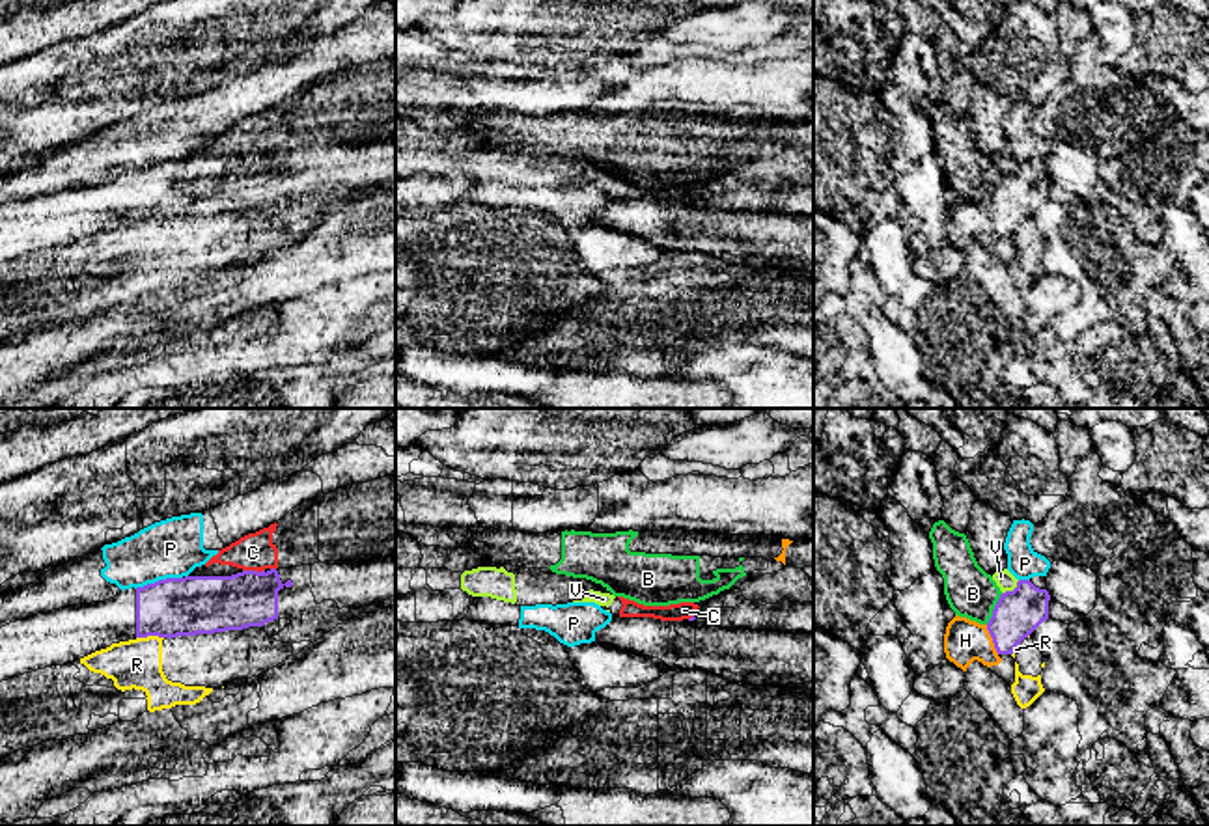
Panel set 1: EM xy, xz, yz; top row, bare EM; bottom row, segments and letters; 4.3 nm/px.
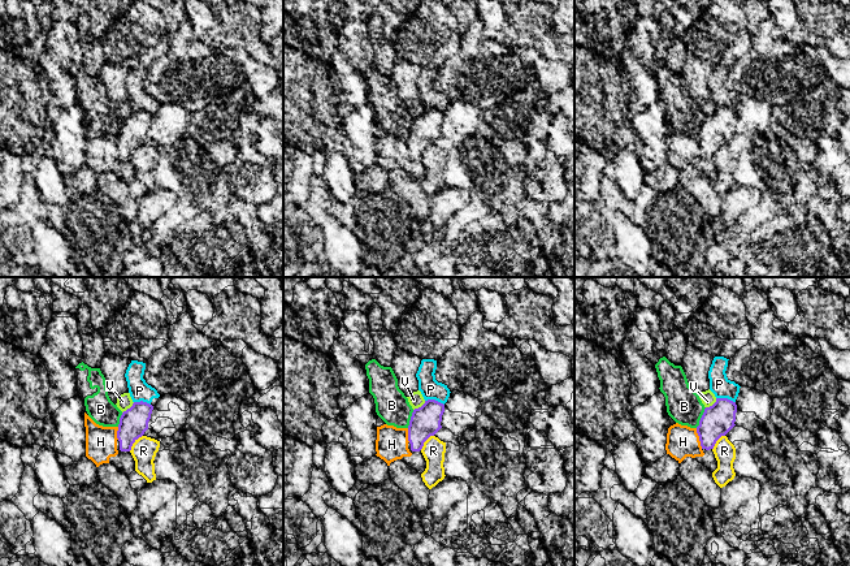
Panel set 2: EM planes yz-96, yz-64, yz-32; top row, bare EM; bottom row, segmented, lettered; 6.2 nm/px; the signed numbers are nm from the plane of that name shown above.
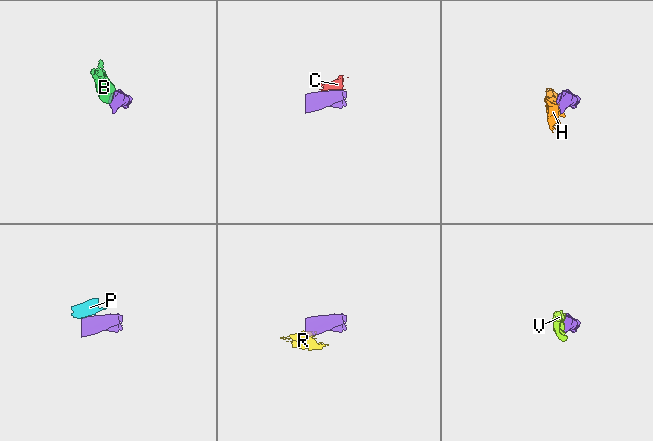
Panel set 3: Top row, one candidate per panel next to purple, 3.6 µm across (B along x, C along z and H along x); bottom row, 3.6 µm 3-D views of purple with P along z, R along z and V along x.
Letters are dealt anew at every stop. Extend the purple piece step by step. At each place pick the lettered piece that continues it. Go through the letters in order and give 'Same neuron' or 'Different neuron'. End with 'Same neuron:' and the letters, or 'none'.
B: Different neuron
C: Different neuron
H: Different neuron
P: Different neuron
R: Different neuron
V: Different neuron
Same neuron: none

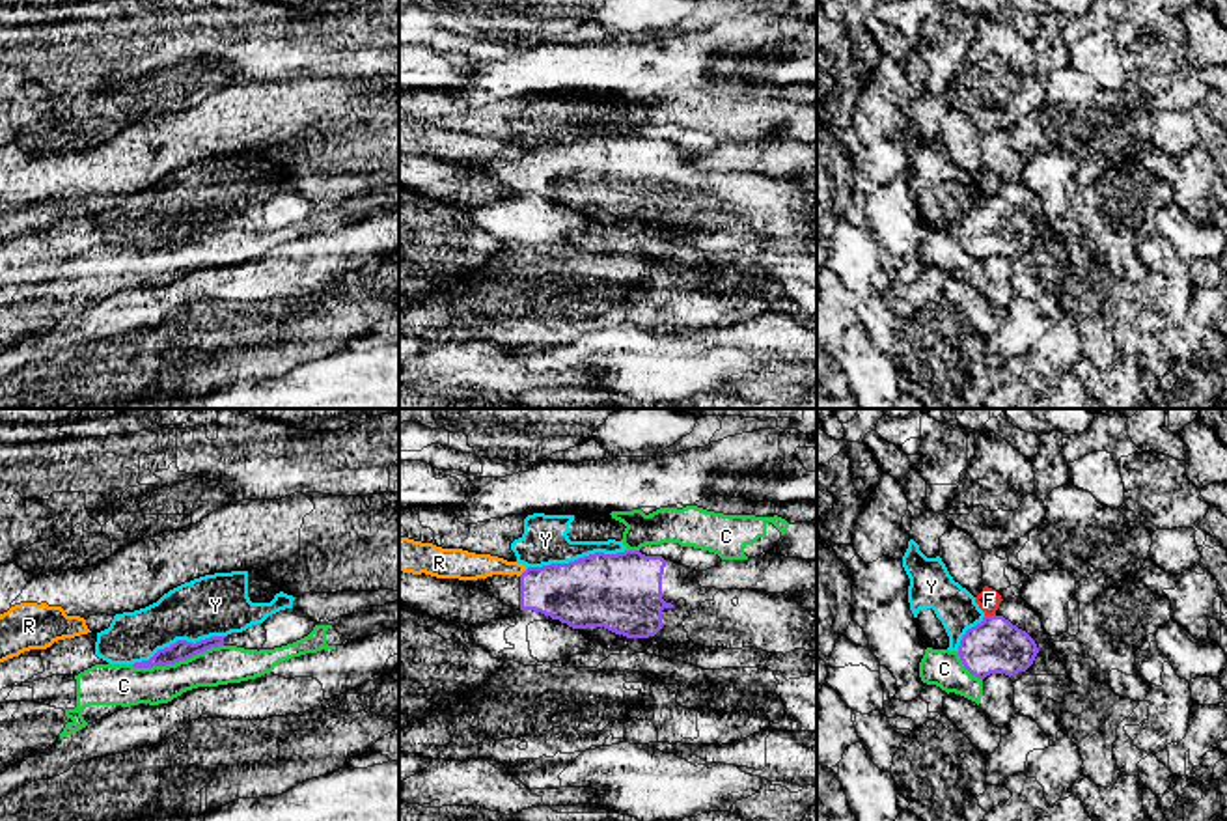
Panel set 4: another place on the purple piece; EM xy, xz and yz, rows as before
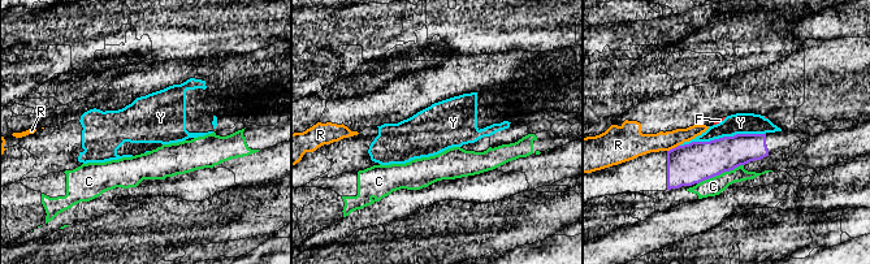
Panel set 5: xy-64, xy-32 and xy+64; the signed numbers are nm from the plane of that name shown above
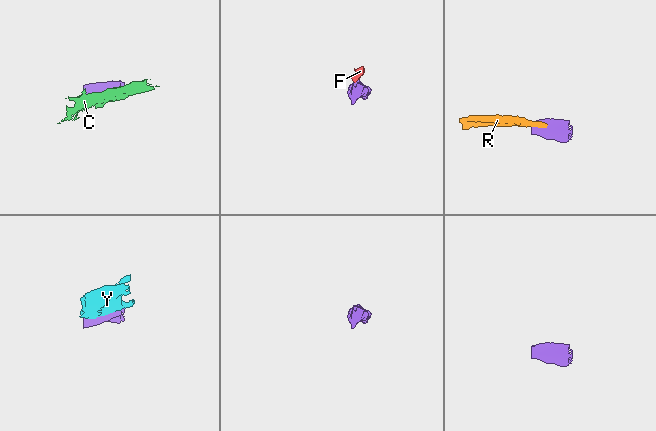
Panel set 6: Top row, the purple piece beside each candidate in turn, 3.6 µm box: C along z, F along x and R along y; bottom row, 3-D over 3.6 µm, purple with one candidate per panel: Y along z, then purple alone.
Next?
C: Different neuron
F: Different neuron
R: Different neuron
Y: Different neuron
Same neuron: none

